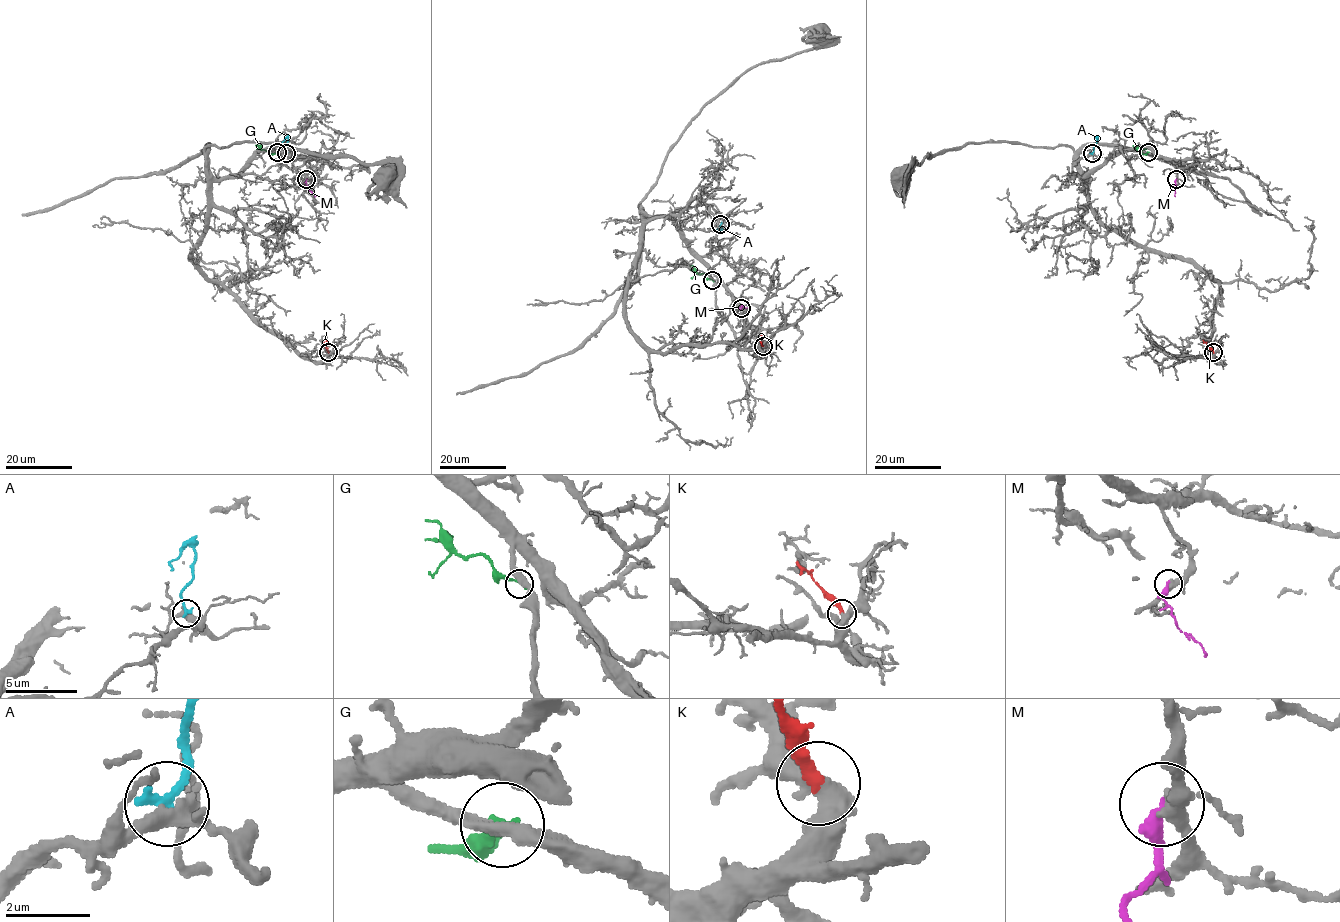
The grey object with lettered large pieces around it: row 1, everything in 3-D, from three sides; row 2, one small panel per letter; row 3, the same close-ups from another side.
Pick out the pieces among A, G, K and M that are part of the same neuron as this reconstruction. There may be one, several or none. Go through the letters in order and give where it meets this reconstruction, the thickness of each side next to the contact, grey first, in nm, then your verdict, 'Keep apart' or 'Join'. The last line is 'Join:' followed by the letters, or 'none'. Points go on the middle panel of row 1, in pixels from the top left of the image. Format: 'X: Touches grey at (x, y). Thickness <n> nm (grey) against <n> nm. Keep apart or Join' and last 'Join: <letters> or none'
A: Touches grey at (720, 224). Thickness 320 nm (grey) against 260 nm. Keep apart
G: Touches grey at (712, 280). Thickness 360 nm (grey) against 200 nm. Keep apart
K: Touches grey at (763, 346). Thickness 460 nm (grey) against 340 nm. Join
M: Touches grey at (741, 308). Thickness 380 nm (grey) against 360 nm. Keep apart
Join: K

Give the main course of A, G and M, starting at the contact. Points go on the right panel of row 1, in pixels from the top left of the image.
A: (1091, 154), (1096, 138), (1096, 144)
G: (1147, 152), (1142, 154), (1132, 145)
M: (1176, 179), (1172, 188), (1175, 196)

